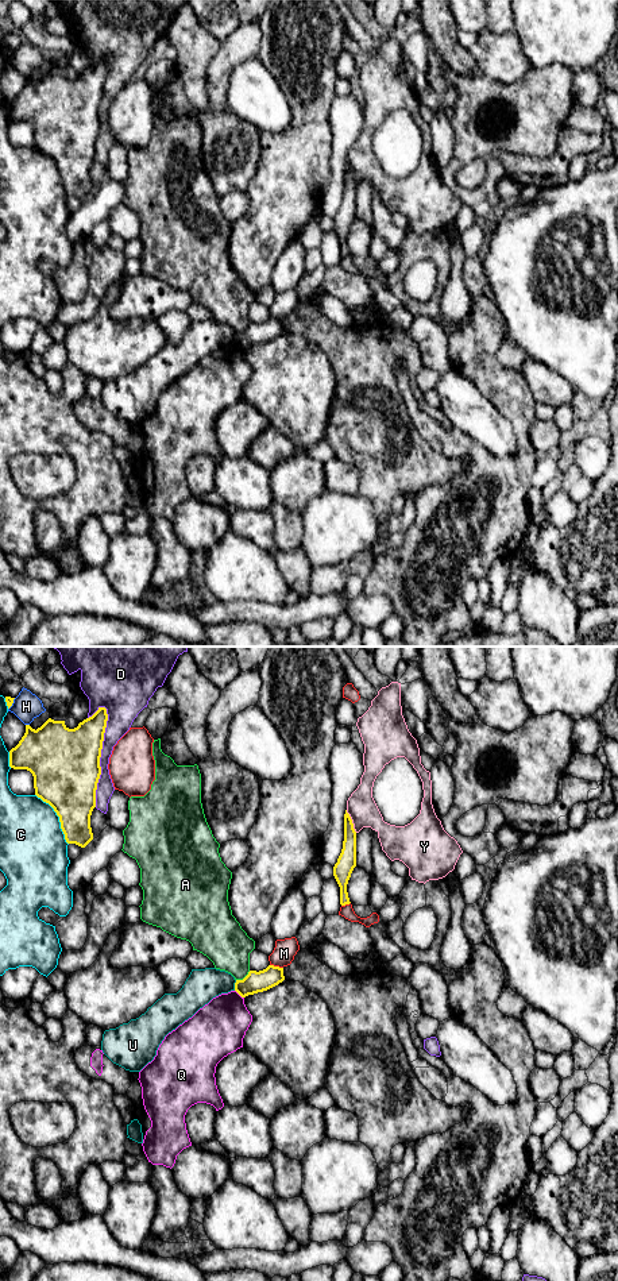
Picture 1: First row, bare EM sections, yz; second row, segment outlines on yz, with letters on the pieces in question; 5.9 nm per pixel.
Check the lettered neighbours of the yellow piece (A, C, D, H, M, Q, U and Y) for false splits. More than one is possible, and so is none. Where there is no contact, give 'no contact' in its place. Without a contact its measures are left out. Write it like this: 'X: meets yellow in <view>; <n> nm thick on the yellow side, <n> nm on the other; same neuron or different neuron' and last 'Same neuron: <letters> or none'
A: meets yellow in yz; 130 nm thick on the yellow side, 280 nm on the other; different neuron
C: meets yellow in yz; 380 nm thick on the yellow side, 400 nm on the other; different neuron
D: meets yellow in yz; 420 nm thick on the yellow side, 140 nm on the other; different neuron
H: meets yellow in yz; 360 nm thick on the yellow side, 170 nm on the other; different neuron
M: meets yellow in yz; 130 nm thick on the yellow side, 130 nm on the other; different neuron
Q: meets yellow in yz; 130 nm thick on the yellow side, 320 nm on the other; different neuron
U: meets yellow in yz; 130 nm thick on the yellow side, 200 nm on the other; different neuron
Y: meets yellow in yz; 110 nm thick on the yellow side, 170 nm on the other; different neuron
Same neuron: none

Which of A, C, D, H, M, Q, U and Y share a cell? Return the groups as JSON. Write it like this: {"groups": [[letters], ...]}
{"groups": [["A"], ["C"], ["D"], ["H"], ["M"], ["Q"], ["U"], ["Y"]]}

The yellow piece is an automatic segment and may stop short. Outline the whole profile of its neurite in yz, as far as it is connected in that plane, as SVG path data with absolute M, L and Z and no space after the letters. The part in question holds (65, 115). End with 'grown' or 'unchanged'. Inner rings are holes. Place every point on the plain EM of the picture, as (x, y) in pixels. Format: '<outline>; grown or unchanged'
M99 59L74 81L51 70L36 82L26 77L24 88L9 103L9 119L32 126L35 147L59 169L66 194L81 200L93 192L90 167L107 73L107 61Z; unchanged

